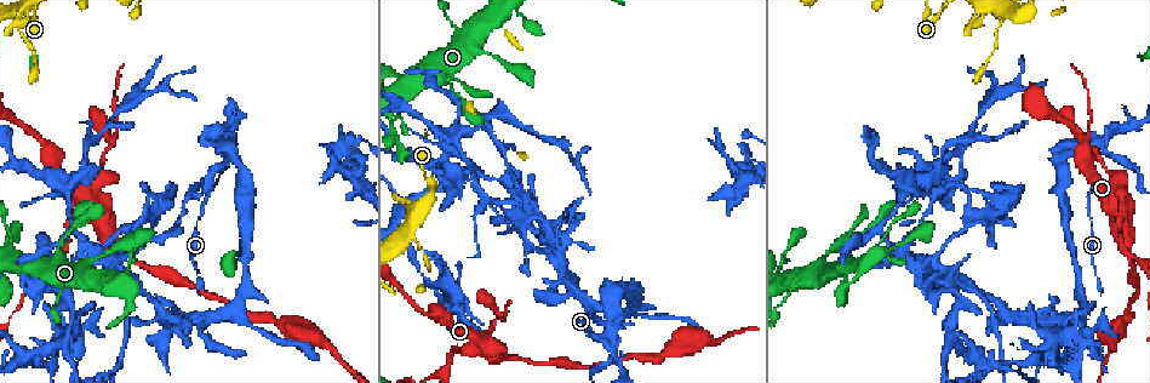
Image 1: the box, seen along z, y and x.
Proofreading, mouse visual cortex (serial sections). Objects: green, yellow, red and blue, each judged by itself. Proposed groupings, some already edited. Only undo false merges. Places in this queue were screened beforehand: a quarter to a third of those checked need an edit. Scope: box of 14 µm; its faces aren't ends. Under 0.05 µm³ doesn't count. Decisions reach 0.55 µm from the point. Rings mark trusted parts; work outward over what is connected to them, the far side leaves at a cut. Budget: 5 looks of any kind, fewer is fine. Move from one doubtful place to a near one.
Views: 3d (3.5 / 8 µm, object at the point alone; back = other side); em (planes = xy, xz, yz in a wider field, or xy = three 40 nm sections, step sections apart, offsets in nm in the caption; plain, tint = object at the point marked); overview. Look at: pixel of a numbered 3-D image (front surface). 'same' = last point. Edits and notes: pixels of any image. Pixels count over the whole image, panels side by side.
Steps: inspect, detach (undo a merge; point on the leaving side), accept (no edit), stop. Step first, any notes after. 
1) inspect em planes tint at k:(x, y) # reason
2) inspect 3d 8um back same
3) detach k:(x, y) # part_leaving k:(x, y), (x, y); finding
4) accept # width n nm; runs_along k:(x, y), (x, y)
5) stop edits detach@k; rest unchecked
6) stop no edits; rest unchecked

inspect 3d 8um at 1:(199, 218) # thin neck

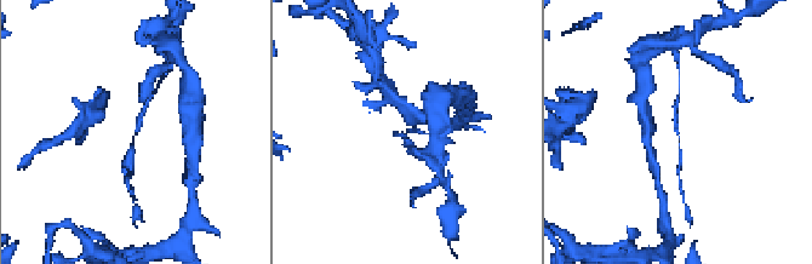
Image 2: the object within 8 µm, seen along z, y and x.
inspect 3d 3.5um at 2:(408, 130) # zoom in

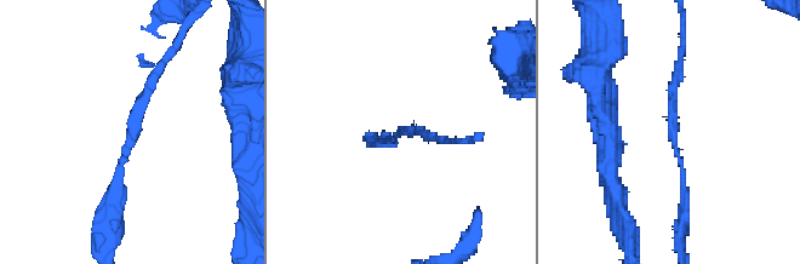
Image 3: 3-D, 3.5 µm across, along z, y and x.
accept # arm_widths 150, 150 nm; continuous, no second cell

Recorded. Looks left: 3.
inspect 3d 3.5um at 1:(615, 316) # three arms meet

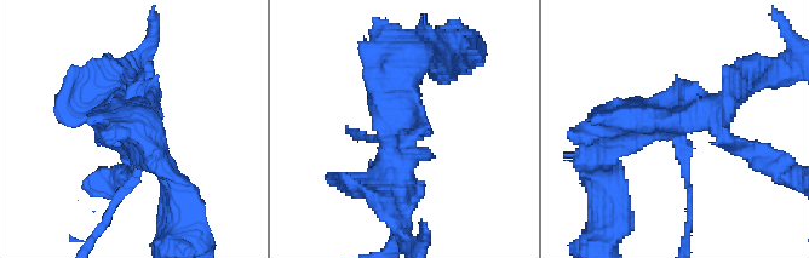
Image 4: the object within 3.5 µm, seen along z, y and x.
inspect em xy step 2 tint at 4:(407, 125)

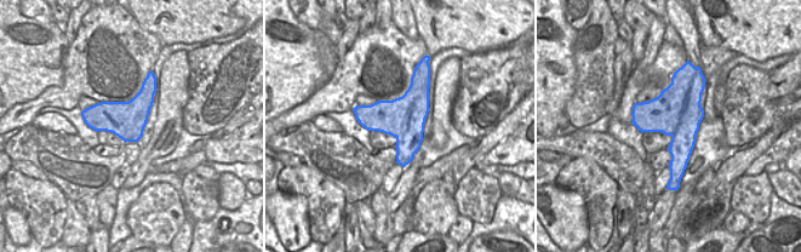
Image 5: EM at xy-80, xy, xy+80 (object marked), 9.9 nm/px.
detach 4:(113, 96) # width 420 nm; border 5:(692, 89), (671, 136); two cells meet here

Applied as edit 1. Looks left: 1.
stop edits detach@4; rest unchecked

